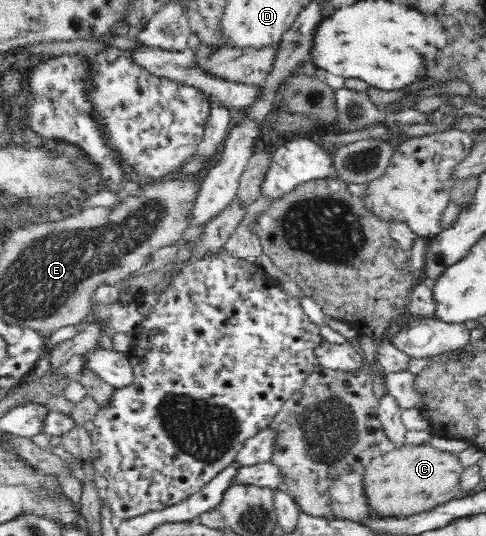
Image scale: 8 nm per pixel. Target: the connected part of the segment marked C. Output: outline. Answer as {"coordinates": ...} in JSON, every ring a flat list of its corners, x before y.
{"coordinates":[[404,444,395,451,387,451,386,454,378,456,370,465,367,466,365,475,365,486,370,505,375,509,376,516,400,517,422,512,432,511,438,506,447,504,455,499,466,498,470,492,463,490,464,466,460,462,460,456,452,452,438,450,434,446]]}

